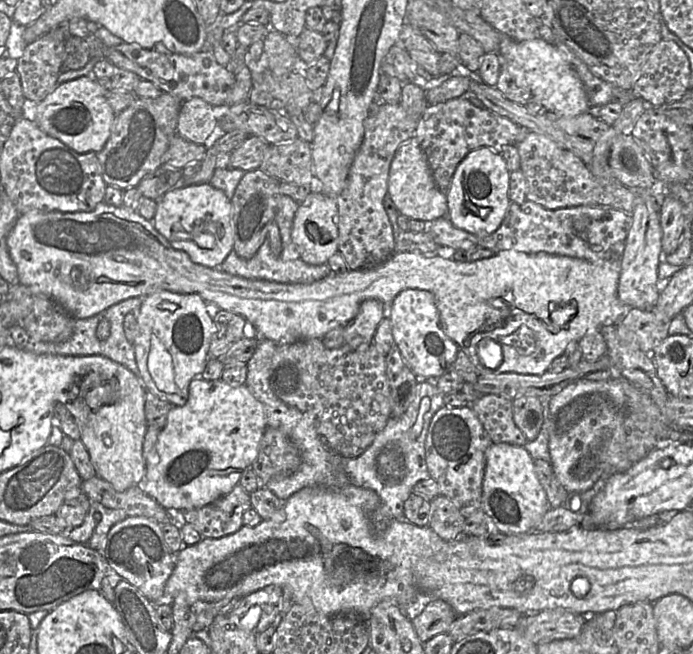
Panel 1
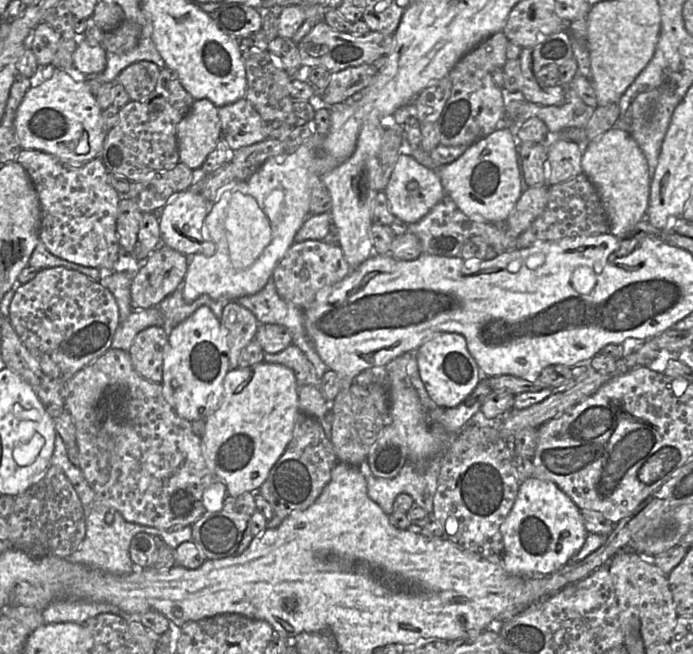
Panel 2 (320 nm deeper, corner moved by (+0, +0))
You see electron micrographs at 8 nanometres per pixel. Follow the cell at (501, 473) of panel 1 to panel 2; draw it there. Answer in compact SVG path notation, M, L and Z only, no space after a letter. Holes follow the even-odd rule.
M532 476L520 483L517 497L500 531L504 552L502 566L511 575L548 575L565 566L582 548L587 537L580 508L555 483Z

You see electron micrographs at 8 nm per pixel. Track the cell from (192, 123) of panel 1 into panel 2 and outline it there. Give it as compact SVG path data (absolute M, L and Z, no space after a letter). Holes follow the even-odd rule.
M208 99L194 100L189 112L177 126L179 161L191 170L200 169L221 139L221 122L217 110L218 108Z

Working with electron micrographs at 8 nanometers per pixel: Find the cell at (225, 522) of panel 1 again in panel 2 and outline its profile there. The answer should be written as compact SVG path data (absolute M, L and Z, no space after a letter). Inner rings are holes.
M226 498L222 508L218 511L207 511L192 527L192 540L206 559L221 559L242 554L250 545L253 535L251 533L251 515L239 512L234 506L235 498Z

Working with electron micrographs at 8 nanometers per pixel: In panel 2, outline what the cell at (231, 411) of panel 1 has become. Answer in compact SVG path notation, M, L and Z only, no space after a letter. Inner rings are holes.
M261 361L255 365L246 368L237 367L230 369L224 378L224 390L221 403L216 411L205 419L205 431L201 436L202 450L207 459L208 464L213 468L222 483L226 486L227 498L237 498L244 492L251 492L259 489L262 483L266 480L271 468L285 451L289 441L291 440L295 418L300 411L299 408L299 386L297 385L296 377L293 370L285 365L278 363L268 363Z

